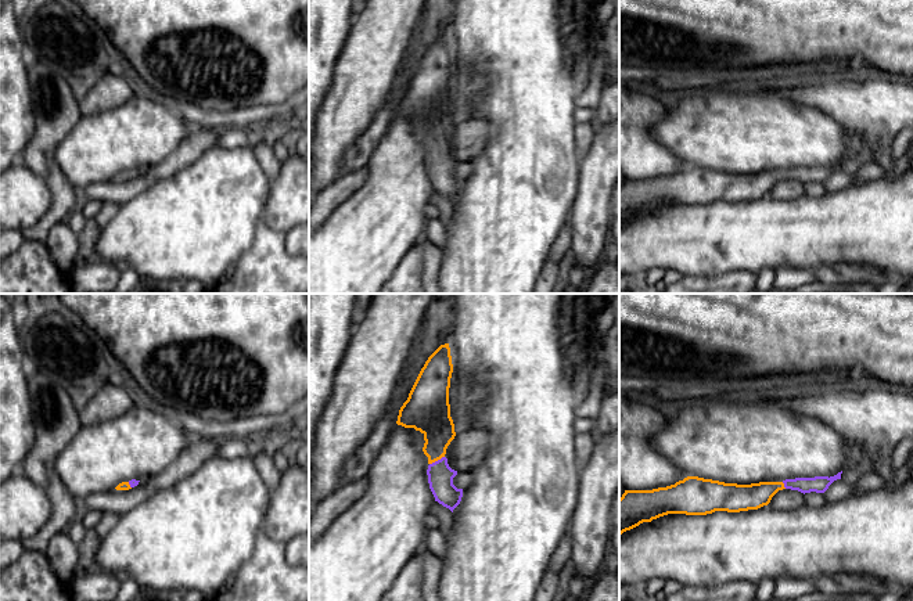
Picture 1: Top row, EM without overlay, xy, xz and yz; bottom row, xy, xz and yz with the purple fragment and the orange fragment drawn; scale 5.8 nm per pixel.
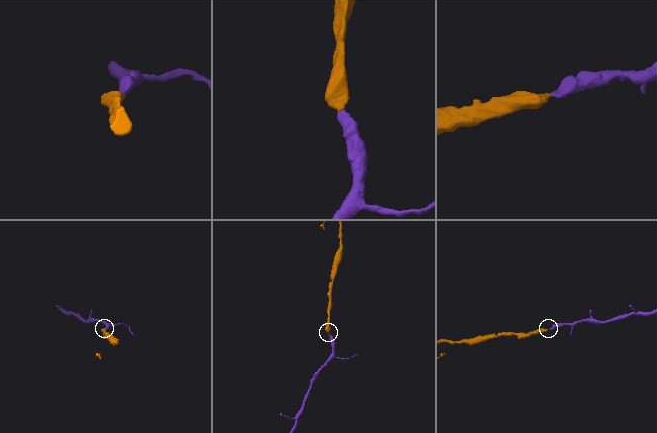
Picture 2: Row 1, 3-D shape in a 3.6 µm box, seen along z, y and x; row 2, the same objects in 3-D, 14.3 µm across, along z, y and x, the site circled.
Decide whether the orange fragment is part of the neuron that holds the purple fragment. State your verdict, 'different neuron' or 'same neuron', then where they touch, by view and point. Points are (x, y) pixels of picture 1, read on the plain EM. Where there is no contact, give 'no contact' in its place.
same neuron; meets purple in xz at (438, 150)

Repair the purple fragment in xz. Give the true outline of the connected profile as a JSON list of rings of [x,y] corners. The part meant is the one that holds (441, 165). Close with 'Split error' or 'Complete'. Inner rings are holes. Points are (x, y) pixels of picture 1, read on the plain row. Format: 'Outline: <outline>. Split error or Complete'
Outline: [[[445,33],[441,35],[425,51],[409,83],[407,90],[399,100],[396,114],[405,118],[414,118],[424,125],[425,133],[423,141],[428,147],[429,154],[427,159],[429,179],[435,187],[435,191],[438,191],[453,202],[453,199],[461,191],[463,179],[457,179],[453,174],[453,168],[457,165],[457,161],[449,156],[447,148],[445,147],[447,136],[456,126],[449,94],[452,62],[453,54],[450,37],[449,33]]]. Split error

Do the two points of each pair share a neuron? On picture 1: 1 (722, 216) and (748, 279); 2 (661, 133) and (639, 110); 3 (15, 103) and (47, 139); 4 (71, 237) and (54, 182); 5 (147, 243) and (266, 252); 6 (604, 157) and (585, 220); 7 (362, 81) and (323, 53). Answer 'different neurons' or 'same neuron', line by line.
1: different neurons
2: different neurons
3: different neurons
4: different neurons
5: different neurons
6: same neuron
7: different neurons

